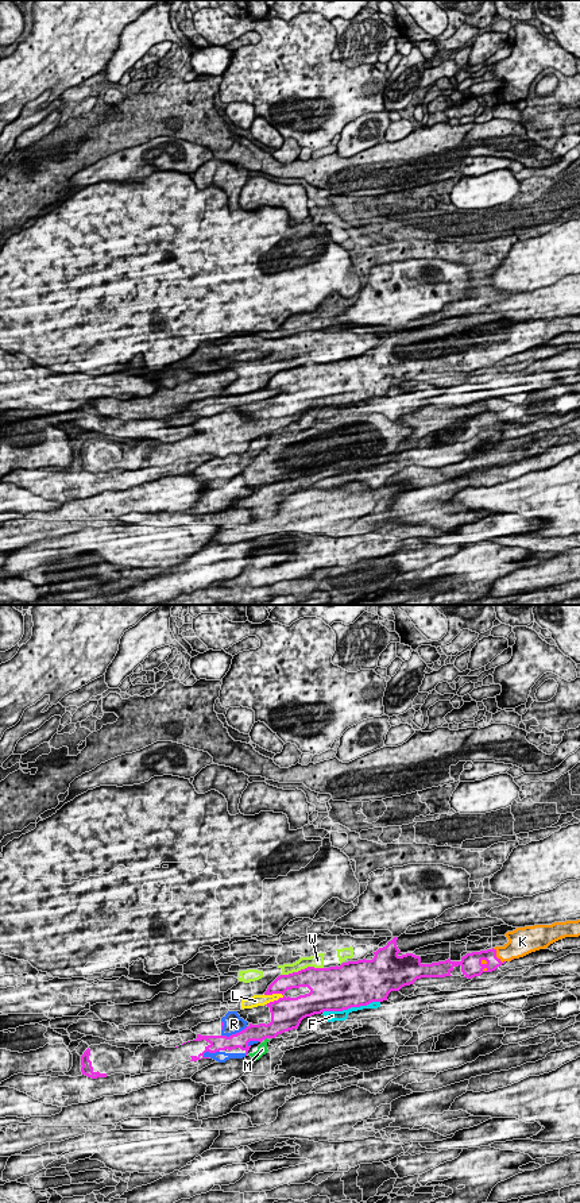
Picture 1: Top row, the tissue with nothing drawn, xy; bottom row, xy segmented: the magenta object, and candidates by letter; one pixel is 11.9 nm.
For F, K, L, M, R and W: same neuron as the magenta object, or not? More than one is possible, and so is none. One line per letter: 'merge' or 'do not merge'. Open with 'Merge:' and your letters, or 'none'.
Merge: K
F: do not merge
K: merge
L: do not merge
M: do not merge
R: do not merge
W: do not merge

